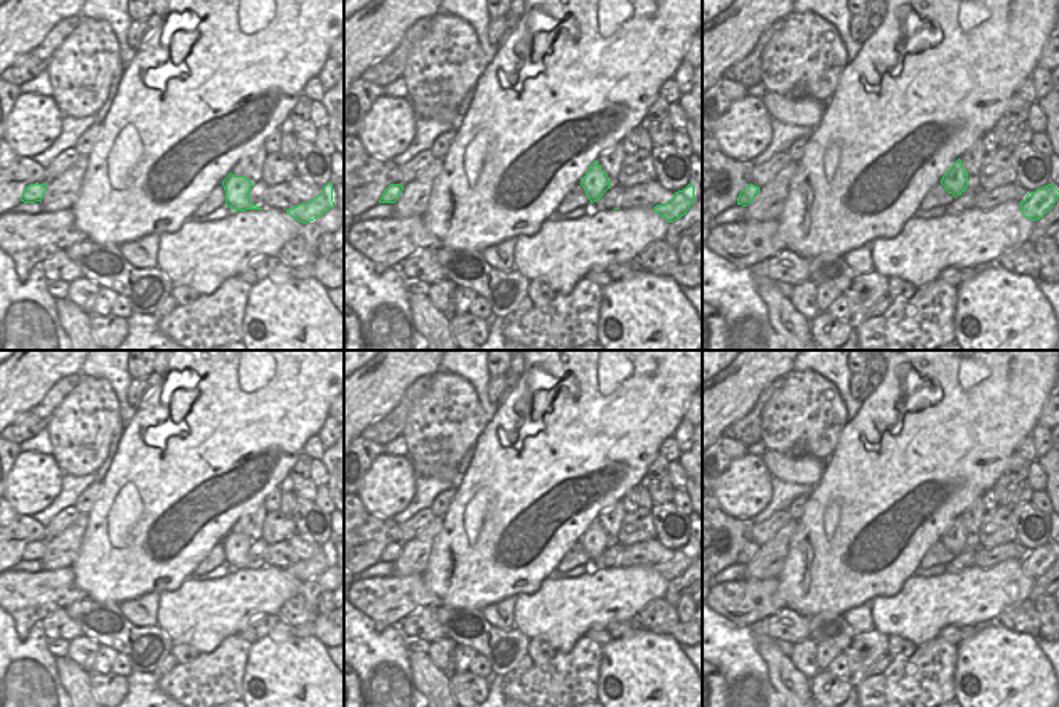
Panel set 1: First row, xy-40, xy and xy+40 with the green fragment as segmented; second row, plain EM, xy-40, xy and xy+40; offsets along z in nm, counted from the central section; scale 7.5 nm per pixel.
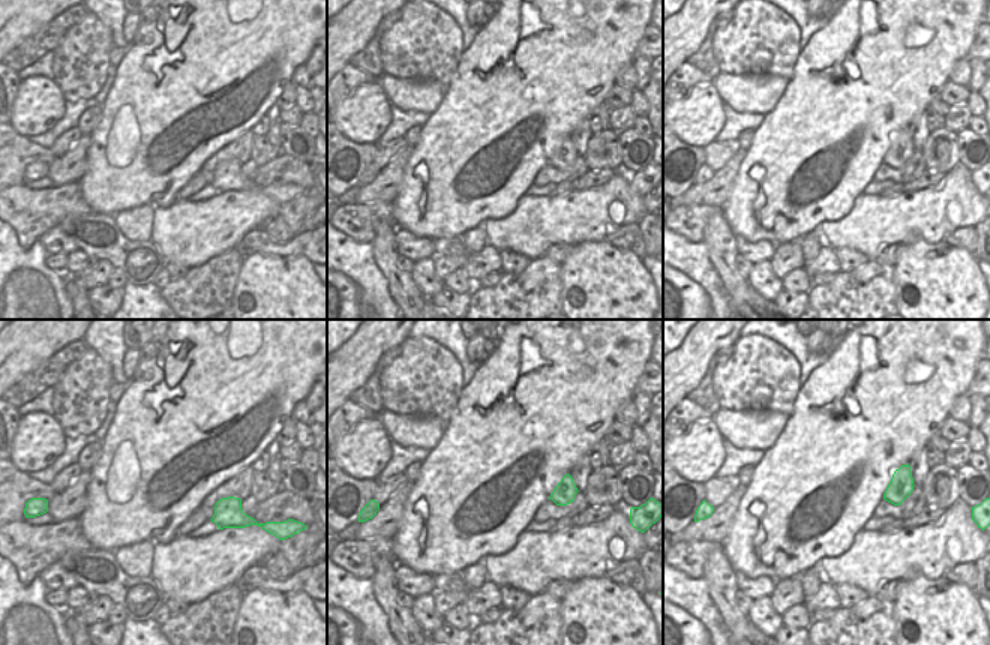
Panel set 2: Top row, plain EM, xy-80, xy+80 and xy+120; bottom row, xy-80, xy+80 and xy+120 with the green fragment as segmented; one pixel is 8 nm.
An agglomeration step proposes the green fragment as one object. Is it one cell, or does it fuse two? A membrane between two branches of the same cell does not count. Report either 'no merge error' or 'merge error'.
no merge error

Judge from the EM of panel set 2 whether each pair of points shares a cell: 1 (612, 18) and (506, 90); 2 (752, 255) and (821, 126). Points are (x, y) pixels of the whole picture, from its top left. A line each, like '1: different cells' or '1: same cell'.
1: same cell
2: different cells

